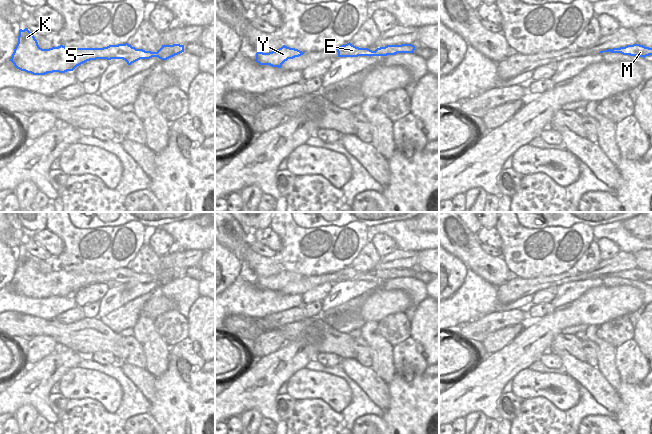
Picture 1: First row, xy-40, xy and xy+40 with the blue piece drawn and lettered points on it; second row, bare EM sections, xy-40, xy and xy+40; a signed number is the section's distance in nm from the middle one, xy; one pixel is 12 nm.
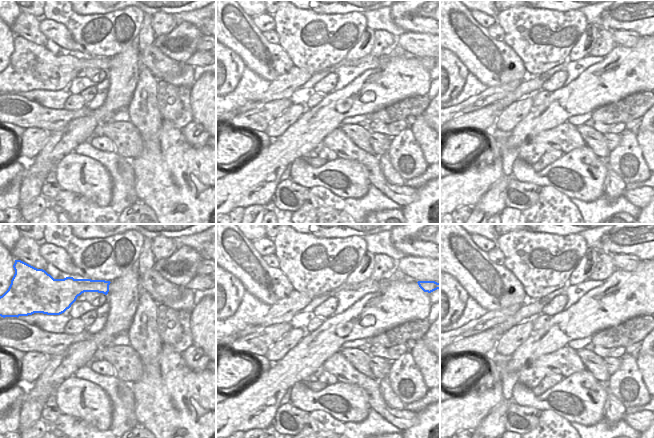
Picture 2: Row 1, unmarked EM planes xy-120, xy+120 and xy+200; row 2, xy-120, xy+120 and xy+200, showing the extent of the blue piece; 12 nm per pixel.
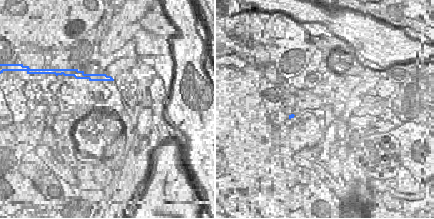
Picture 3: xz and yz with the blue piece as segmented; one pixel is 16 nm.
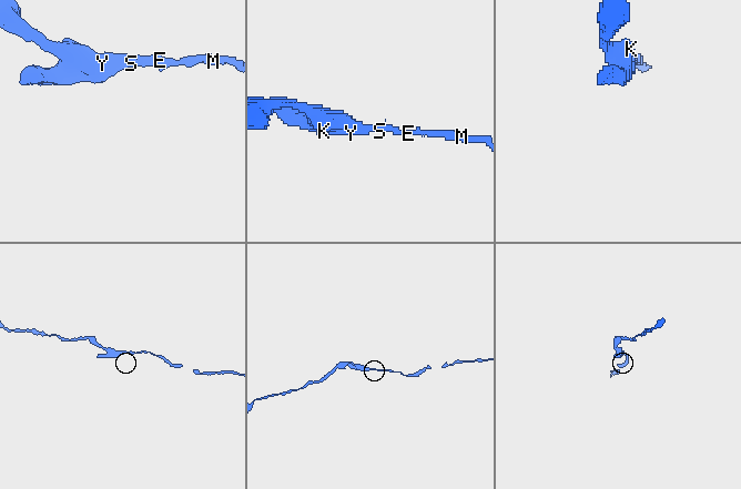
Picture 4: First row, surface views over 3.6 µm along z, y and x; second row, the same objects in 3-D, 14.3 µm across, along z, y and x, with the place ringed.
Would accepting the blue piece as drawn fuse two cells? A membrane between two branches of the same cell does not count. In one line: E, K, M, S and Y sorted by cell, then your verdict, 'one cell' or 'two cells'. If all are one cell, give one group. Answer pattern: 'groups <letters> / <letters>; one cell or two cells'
groups E K M S Y; one cell

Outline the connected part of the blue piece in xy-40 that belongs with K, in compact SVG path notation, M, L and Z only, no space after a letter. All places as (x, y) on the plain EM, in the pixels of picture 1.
M25 252L19 254L18 267L9 285L21 295L33 299L45 299L73 295L77 290L90 284L123 283L131 289L140 283L152 281L167 284L182 276L184 276L184 269L180 268L162 269L156 276L136 273L128 267L103 272L73 272L60 269L42 273L34 261L34 256Z

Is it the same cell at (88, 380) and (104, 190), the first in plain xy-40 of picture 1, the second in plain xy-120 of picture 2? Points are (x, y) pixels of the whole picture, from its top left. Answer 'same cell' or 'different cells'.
same cell

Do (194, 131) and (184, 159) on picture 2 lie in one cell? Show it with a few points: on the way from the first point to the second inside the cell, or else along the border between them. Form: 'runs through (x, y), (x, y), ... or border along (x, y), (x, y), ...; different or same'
border along (180, 129), (184, 138), (194, 147), (205, 145); different

